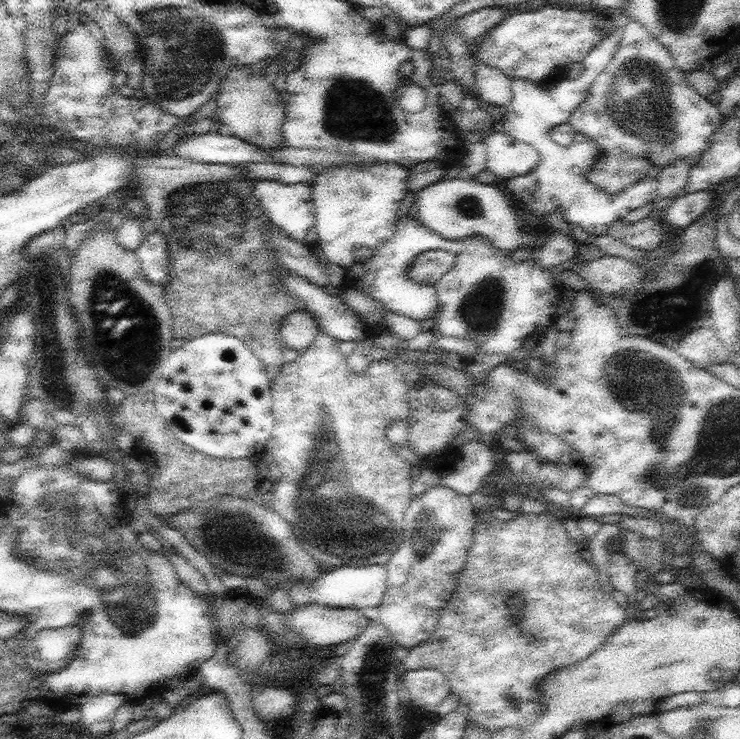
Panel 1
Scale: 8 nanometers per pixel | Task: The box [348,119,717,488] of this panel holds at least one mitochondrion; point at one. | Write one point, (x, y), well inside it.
(633, 377)

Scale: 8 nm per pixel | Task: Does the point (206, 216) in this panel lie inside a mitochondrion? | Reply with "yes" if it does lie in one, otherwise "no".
yes

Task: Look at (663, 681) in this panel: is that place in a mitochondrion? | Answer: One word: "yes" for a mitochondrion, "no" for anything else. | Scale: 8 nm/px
no

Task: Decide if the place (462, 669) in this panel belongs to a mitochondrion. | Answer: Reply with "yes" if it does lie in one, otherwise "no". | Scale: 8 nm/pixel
no

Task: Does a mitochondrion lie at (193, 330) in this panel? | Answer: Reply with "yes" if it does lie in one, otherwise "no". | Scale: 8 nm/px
no

